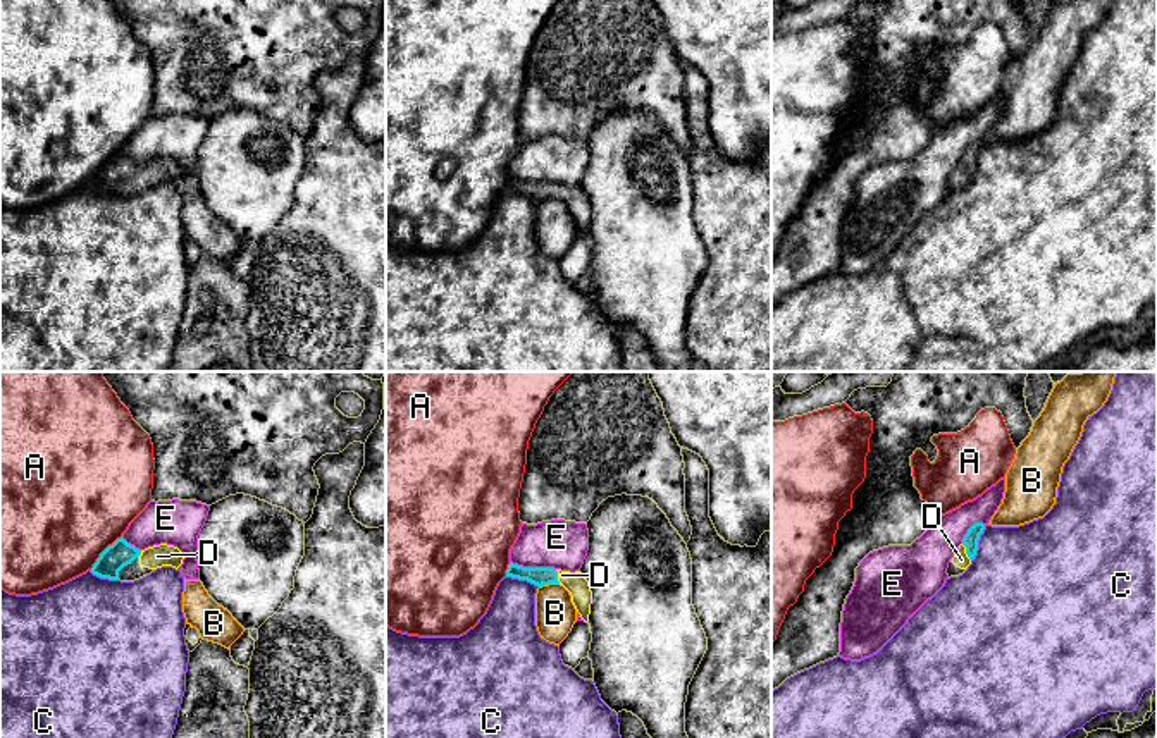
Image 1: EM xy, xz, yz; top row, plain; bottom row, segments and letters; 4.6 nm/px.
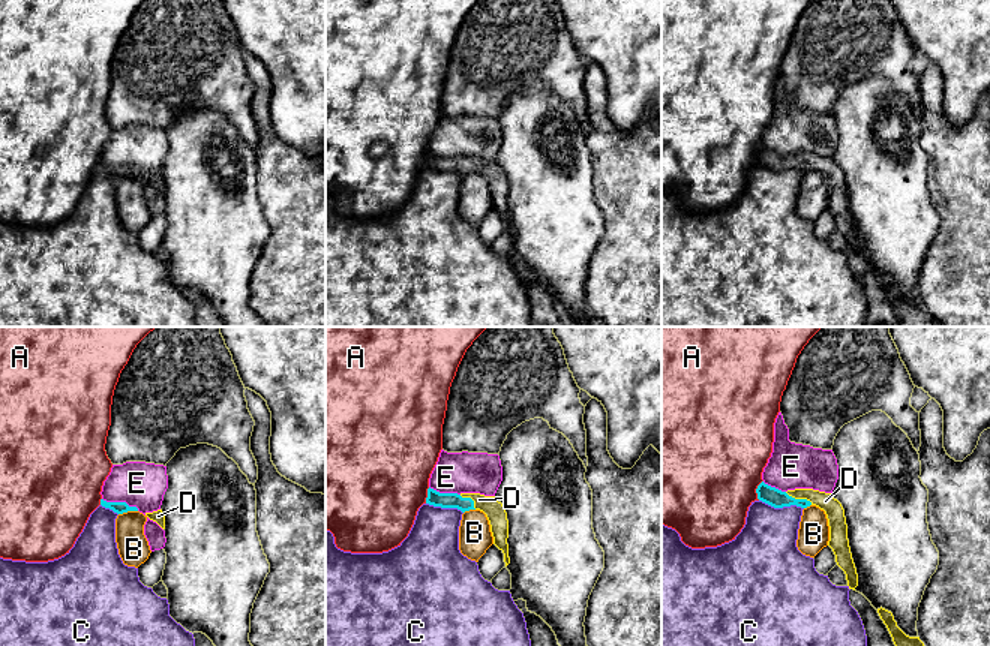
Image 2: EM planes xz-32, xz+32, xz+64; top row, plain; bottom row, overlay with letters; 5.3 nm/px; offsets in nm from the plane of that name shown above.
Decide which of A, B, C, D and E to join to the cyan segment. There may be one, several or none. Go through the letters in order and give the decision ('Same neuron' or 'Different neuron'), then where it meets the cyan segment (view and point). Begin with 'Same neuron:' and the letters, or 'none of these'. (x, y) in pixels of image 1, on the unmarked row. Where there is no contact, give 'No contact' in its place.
Same neuron: D
A: Different neuron. Touches cyan at xy (104, 166)
B: Different neuron. Touches cyan at xz (548, 198)
C: Different neuron. Touches cyan at yz (977, 157)
D: Same neuron. Touches cyan at yz (966, 167)
E: Different neuron. Touches cyan at xz (532, 183)

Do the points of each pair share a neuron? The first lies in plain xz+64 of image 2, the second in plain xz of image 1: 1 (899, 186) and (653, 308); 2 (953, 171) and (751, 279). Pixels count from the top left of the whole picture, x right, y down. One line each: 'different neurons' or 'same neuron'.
1: same neuron
2: same neuron

